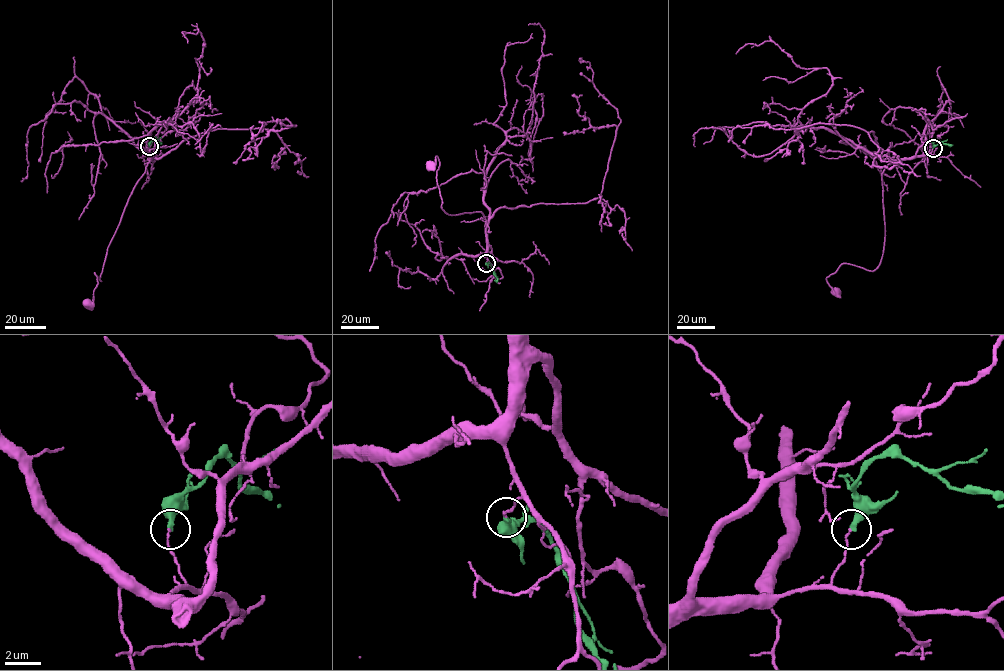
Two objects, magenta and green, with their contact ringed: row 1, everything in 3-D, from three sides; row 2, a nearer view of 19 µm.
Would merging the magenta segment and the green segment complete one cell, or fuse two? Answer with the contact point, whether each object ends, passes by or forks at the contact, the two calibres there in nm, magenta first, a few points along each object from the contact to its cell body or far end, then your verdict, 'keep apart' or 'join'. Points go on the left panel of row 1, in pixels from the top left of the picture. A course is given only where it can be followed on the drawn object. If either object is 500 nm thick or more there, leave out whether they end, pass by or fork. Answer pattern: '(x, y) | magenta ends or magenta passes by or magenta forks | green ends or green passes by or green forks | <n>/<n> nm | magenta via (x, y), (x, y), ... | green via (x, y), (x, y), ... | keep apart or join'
(149, 146) | magenta ends | green ends | 90/320 nm | magenta via (148, 146), (145, 171), (129, 198), (108, 247), (100, 280), (94, 272), (98, 283), (93, 302), (87, 302) | green via (148, 146), (155, 137), (160, 143), (157, 143) | keep apart

